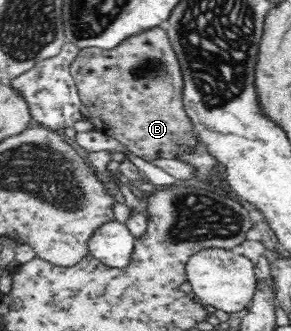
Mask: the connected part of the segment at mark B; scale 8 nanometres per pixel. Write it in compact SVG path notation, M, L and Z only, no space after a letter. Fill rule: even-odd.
M161 27L139 32L123 40L113 50L97 47L82 48L70 64L77 95L83 106L83 114L92 126L105 136L110 136L129 150L133 156L153 163L157 158L183 161L183 154L189 154L197 148L198 133L186 113L183 104L183 73L181 65L167 38L167 31Z

